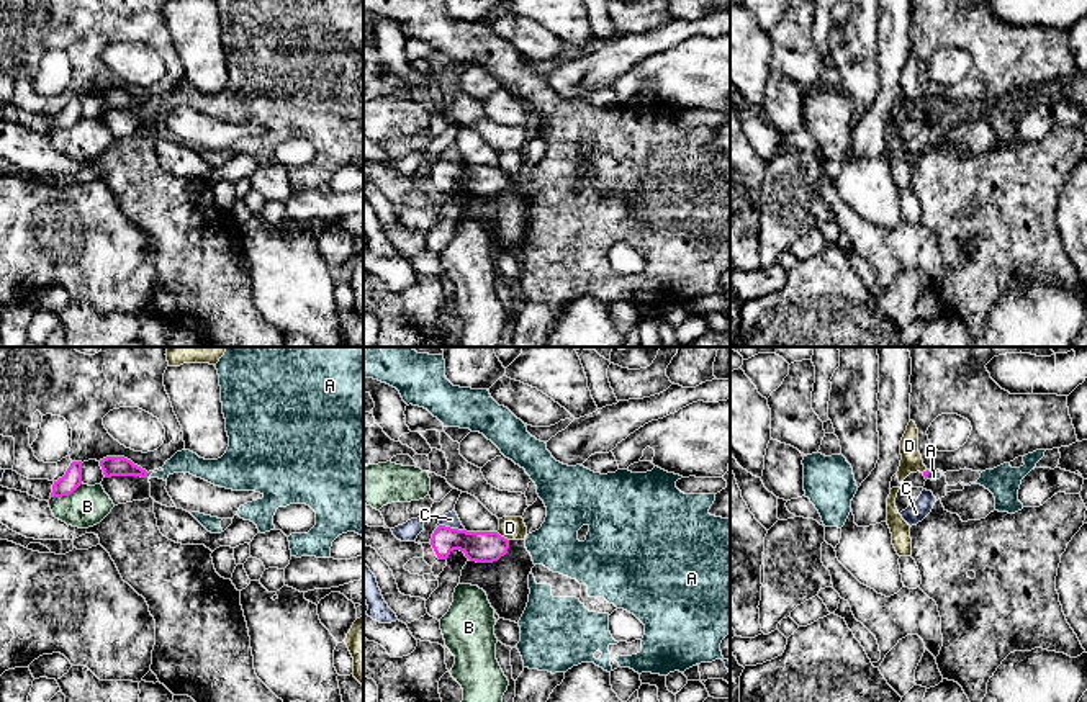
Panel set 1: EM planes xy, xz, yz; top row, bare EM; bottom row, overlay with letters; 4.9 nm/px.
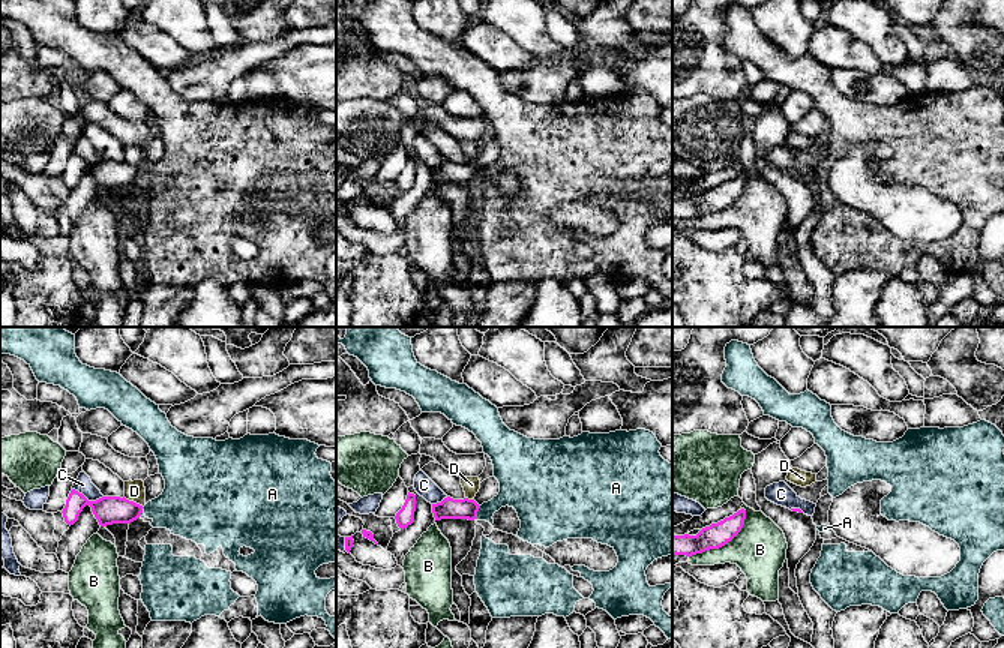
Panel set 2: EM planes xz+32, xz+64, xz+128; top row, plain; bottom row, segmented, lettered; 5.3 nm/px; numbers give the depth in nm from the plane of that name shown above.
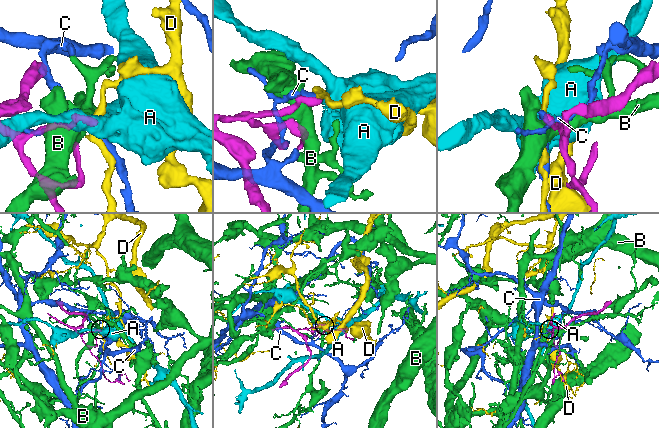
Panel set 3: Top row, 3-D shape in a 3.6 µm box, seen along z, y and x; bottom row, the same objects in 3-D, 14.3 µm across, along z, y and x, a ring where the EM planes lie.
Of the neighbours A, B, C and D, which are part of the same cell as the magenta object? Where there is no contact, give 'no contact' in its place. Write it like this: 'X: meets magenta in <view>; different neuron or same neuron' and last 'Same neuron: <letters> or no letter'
A: meets magenta in yz; different neuron
B: meets magenta in xy; different neuron
C: meets magenta in xz; different neuron
D: meets magenta in xz; different neuron
Same neuron: no letter

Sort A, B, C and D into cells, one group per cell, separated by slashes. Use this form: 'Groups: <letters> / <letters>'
Groups: A / B / C / D

